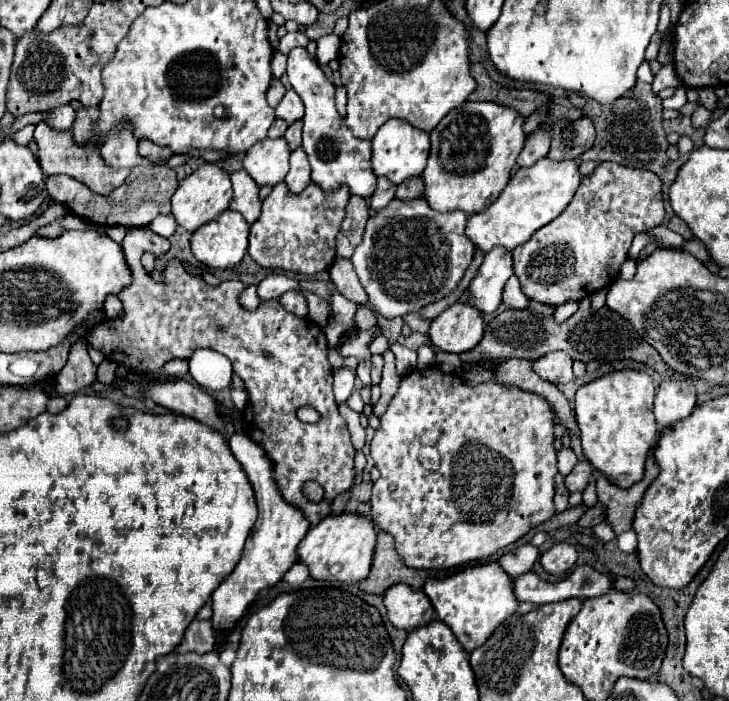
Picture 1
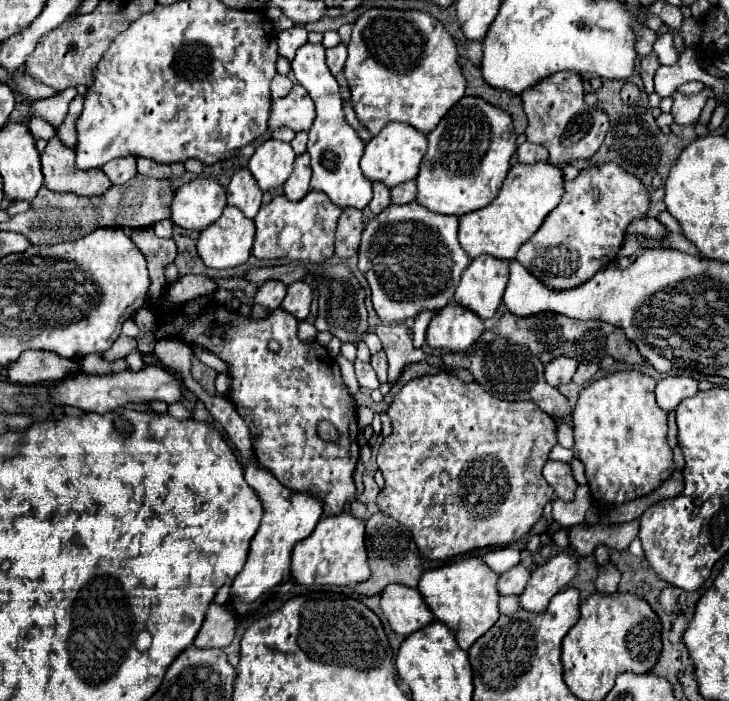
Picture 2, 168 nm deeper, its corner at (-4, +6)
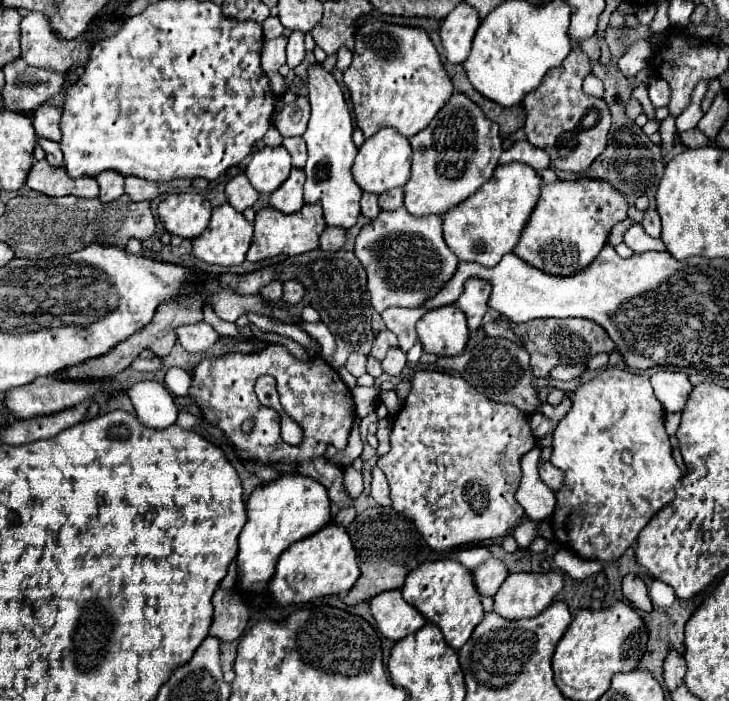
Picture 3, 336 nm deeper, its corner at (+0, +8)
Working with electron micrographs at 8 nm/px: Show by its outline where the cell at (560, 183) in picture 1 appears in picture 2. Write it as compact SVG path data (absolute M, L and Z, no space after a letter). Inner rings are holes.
M548 162L516 164L510 168L496 200L492 200L486 208L480 208L478 212L470 212L460 218L460 244L472 258L480 254L490 254L496 258L512 260L518 248L528 242L528 238L532 238L532 234L542 226L544 218L560 204L562 196L564 174L560 168Z

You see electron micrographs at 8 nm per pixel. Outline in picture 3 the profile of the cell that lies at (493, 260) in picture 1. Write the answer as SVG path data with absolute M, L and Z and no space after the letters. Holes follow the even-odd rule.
M470 278L470 282L466 282L466 290L462 292L462 298L458 298L456 306L466 314L470 330L480 328L482 316L488 310L488 298L490 298L488 282L478 282L478 278Z

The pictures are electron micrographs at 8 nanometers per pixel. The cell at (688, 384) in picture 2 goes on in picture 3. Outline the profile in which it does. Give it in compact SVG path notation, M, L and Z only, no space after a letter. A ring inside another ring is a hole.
M656 372L652 374L652 388L666 412L680 412L692 392L692 384L684 372Z

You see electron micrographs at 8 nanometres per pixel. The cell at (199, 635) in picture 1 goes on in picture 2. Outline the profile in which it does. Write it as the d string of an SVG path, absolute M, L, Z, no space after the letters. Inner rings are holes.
M210 604L204 624L194 638L198 648L224 648L232 642L236 630L234 614L218 604Z

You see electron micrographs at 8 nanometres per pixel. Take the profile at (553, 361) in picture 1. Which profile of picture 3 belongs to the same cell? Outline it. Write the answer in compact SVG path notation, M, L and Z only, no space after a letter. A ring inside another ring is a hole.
M556 366L552 372L550 372L550 378L554 380L574 380L578 376L582 376L586 370L586 366Z

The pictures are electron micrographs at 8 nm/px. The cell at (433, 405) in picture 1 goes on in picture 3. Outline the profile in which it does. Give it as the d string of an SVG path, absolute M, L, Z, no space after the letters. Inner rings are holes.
M436 370L416 372L404 408L394 420L390 446L390 452L378 460L378 468L388 478L392 508L406 514L406 518L416 524L430 548L446 552L476 540L506 536L508 530L512 530L512 526L524 516L514 492L522 476L520 458L536 446L528 416L516 406L486 400L462 376Z

